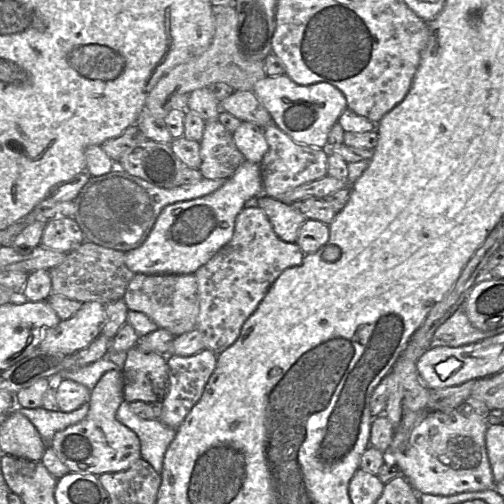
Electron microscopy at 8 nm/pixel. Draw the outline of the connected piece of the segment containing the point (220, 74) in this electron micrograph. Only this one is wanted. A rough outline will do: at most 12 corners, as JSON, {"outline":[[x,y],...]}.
{"outline":[[233,5],[213,7],[200,55],[163,75],[145,108],[159,119],[177,97],[223,82],[253,91],[266,76],[237,46]]}

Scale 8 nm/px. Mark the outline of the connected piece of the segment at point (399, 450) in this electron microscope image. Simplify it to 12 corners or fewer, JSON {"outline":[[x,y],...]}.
{"outline":[[422,409],[386,452],[417,494],[495,489],[487,419]]}

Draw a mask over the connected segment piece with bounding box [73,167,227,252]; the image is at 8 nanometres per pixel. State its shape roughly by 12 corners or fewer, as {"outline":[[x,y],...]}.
{"outline":[[115,167],[74,199],[85,241],[129,252],[168,205],[227,179],[161,188]]}

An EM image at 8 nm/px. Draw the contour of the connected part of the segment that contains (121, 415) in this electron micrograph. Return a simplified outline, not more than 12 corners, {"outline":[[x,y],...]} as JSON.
{"outline":[[127,401],[116,417],[138,435],[141,458],[161,474],[177,429],[138,417]]}

